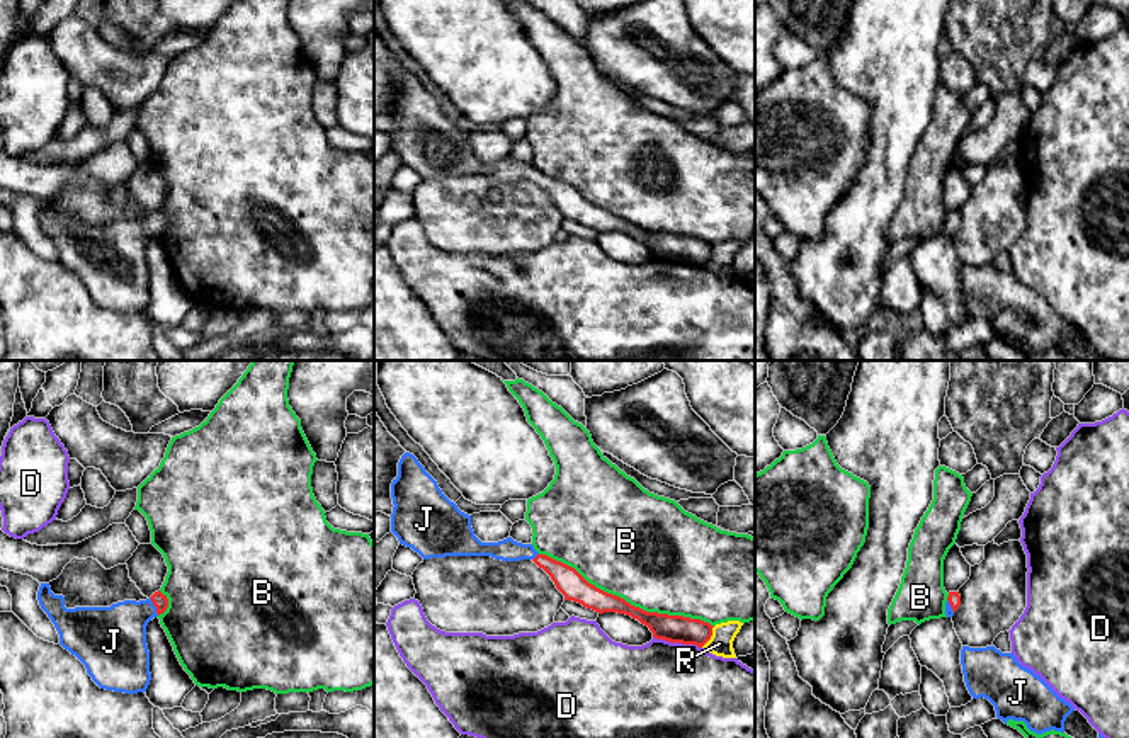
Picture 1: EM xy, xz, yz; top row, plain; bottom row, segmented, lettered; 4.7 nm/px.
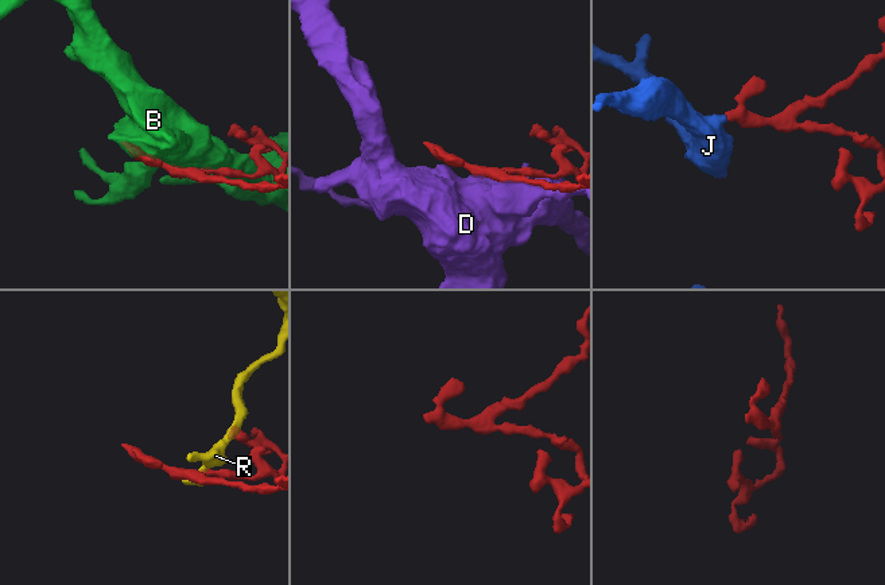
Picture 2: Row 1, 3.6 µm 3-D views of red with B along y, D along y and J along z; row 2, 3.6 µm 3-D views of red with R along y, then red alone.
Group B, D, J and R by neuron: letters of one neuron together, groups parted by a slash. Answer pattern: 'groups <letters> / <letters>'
groups B / D / J / R

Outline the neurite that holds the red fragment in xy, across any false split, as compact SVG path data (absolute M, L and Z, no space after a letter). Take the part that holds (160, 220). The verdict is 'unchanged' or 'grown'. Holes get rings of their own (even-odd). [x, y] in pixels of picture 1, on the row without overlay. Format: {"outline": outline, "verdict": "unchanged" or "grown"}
{"outline": "M41 202L37 219L60 253L60 264L85 284L100 308L146 311L151 299L146 245L167 230L167 214L158 209L139 221L66 228L65 216Z", "verdict": "grown"}

